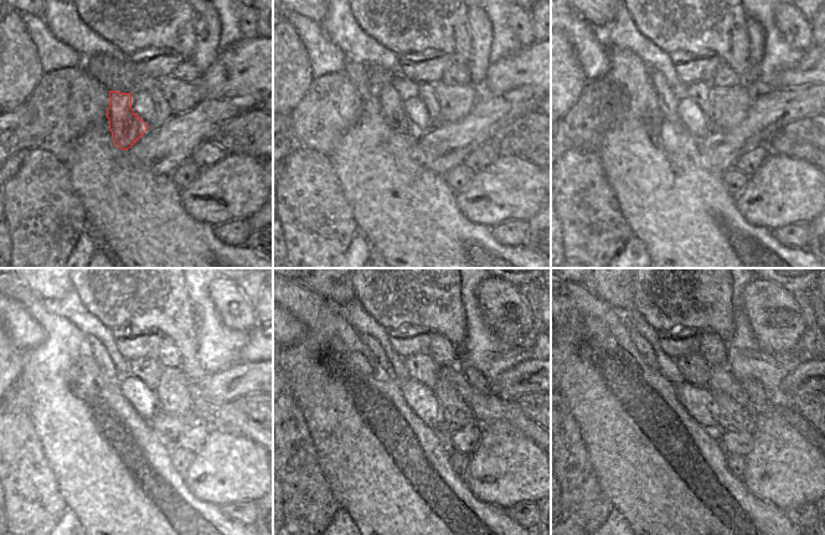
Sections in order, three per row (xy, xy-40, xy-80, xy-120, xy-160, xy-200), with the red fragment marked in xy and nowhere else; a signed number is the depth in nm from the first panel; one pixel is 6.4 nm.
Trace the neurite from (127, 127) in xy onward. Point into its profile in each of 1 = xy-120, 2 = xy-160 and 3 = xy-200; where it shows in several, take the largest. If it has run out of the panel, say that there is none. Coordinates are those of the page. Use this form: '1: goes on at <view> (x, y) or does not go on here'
1: goes on at xy-120 (101, 355)
2: goes on at xy-160 (374, 345)
3: goes on at xy-200 (642, 344)

